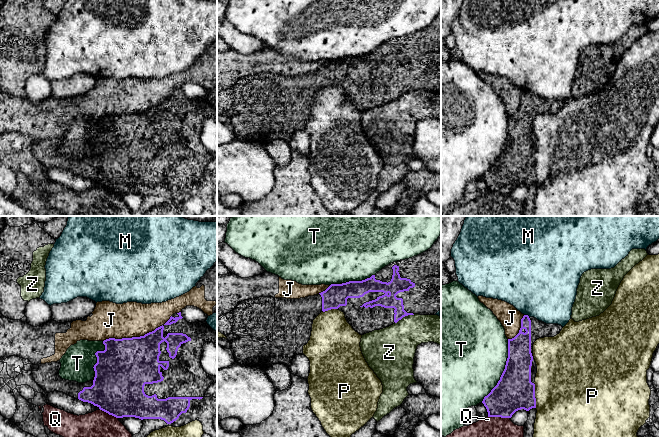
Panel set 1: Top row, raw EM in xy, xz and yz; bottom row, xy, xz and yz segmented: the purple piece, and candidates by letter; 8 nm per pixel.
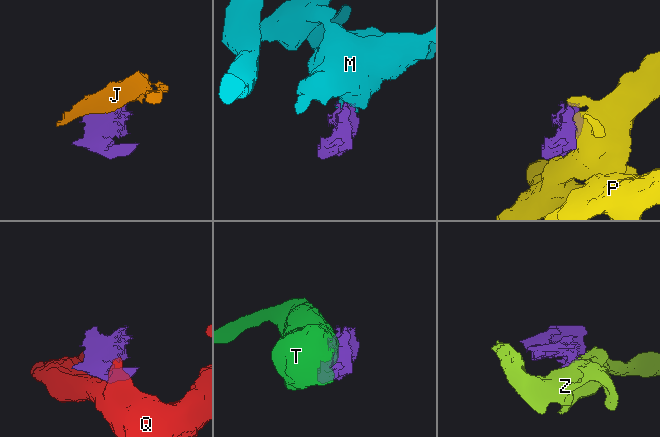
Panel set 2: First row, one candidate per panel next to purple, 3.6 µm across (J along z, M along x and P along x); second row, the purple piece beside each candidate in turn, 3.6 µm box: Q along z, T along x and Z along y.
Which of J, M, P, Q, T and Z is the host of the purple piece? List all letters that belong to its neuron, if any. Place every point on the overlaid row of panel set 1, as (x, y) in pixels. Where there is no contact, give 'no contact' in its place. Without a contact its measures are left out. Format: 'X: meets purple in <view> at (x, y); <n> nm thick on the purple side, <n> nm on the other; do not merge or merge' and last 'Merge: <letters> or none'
J: meets purple in xy at (137, 337); 420 nm thick on the purple side, 280 nm on the other; do not merge
M: meets purple in yz at (527, 315); 170 nm thick on the purple side, 500 nm on the other; do not merge
P: meets purple in yz at (534, 395); 300 nm thick on the purple side, 480 nm on the other; do not merge
Q: meets purple in yz at (499, 416); 300 nm thick on the purple side, 160 nm on the other; do not merge
T: meets purple in yz at (504, 370); 300 nm thick on the purple side, 480 nm on the other; do not merge
Z: meets purple in xz at (404, 316); 120 nm thick on the purple side, 320 nm on the other; do not merge
Merge: none

